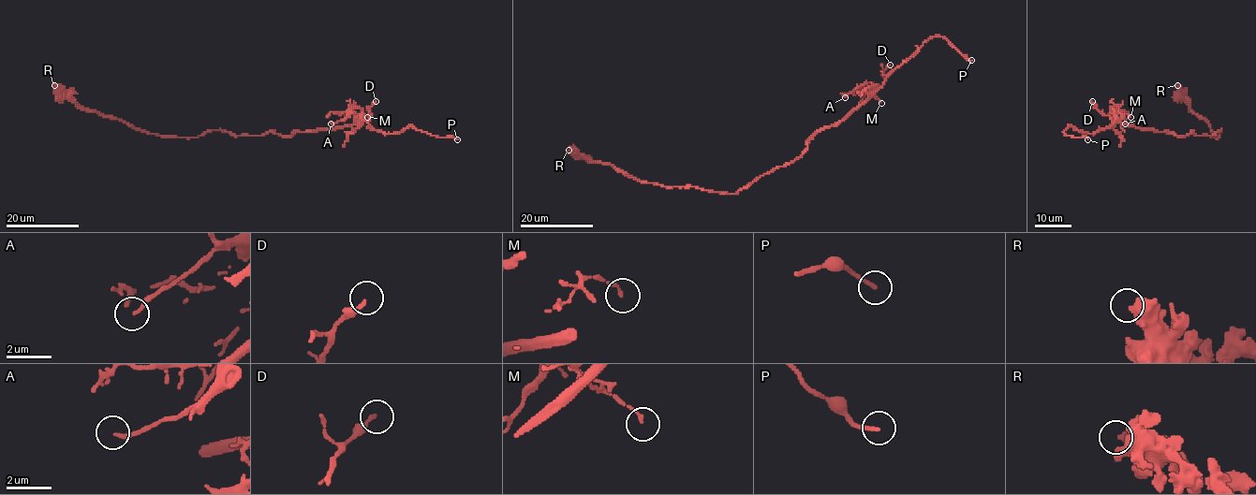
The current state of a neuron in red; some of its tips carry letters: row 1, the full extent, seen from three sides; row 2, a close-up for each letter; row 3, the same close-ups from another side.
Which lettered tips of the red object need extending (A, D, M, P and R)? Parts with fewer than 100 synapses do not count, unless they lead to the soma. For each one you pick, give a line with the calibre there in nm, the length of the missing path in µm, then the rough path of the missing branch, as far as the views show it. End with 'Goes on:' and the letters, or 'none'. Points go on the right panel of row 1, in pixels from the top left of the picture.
P: calibre 160 nm; missing 35 µm; course (1087, 139), (1101, 158), (1109, 154)
Goes on: P

